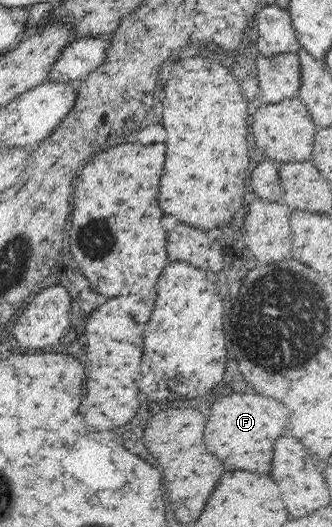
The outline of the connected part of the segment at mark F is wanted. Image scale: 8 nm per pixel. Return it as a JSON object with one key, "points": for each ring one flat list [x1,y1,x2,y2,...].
{"points":[[240,393,236,397,226,397,220,403,212,405,206,423,206,447,212,455,222,459,226,465,246,471,260,471,270,473,272,465,272,445,278,437,282,437,286,427,286,407,262,395]]}

